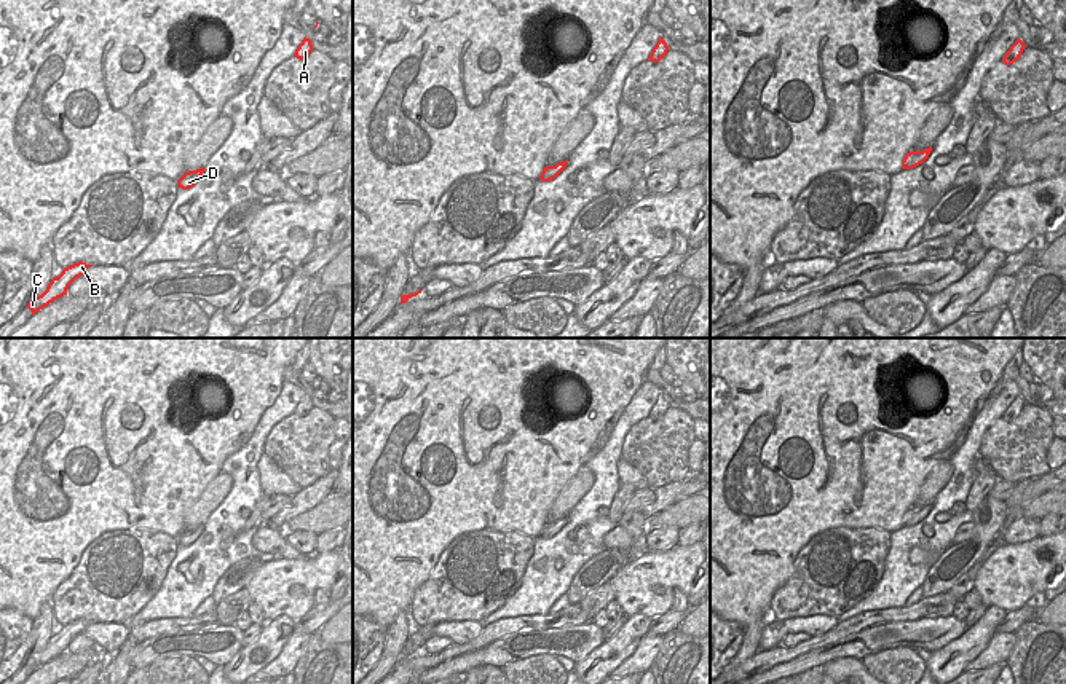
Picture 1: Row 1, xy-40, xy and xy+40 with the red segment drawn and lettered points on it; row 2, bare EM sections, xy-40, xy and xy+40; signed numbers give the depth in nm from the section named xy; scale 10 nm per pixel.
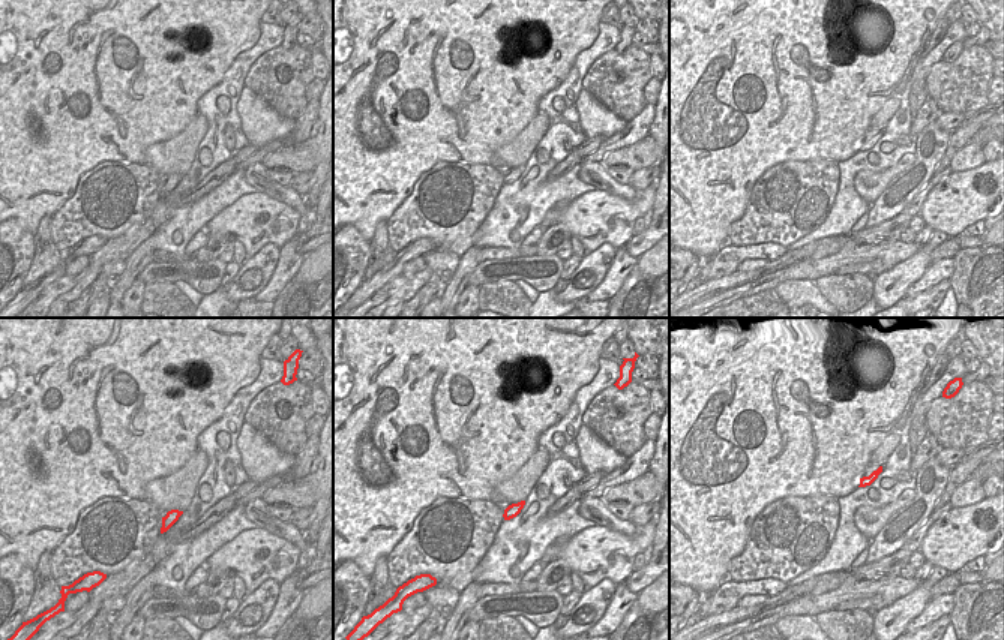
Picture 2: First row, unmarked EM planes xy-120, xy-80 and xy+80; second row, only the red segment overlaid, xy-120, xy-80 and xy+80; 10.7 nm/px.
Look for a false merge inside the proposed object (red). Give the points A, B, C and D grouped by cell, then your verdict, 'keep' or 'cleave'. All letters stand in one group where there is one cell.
A B C D | keep

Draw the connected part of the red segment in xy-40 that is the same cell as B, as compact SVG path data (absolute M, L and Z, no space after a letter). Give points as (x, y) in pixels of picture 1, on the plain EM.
M83 619L73 620L67 625L62 627L62 630L57 635L53 635L51 639L48 641L46 647L32 655L26 665L29 665L32 668L32 673L35 670L38 670L40 666L43 666L45 663L48 663L49 660L53 660L54 657L67 652L67 646L69 643L80 633L85 631L85 628L93 623L93 622L86 622Z

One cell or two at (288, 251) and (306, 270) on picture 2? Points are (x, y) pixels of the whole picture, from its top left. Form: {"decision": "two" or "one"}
{"decision": "two"}

